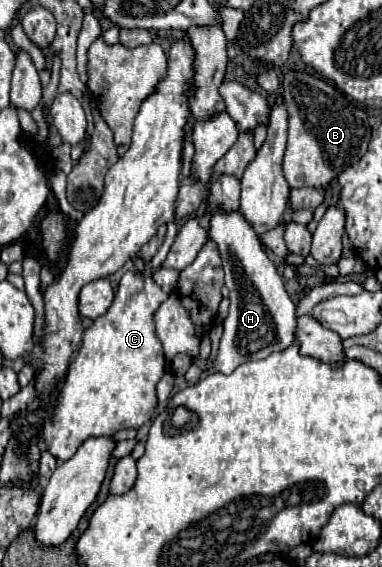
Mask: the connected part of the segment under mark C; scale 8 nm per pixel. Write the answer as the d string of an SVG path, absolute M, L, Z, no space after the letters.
M125 273L113 305L85 331L79 351L69 363L57 407L51 413L51 427L43 429L47 451L59 459L71 459L89 437L109 437L119 429L139 429L157 407L155 385L165 373L165 355L153 327L153 311L167 299L167 293L143 273Z

